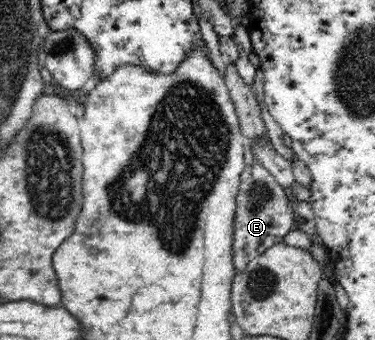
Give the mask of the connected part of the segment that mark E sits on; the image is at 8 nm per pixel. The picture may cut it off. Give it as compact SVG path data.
M254 162L252 166L247 166L239 183L233 242L233 262L237 272L244 271L254 258L281 243L284 236L294 230L295 216L284 187L260 163Z

